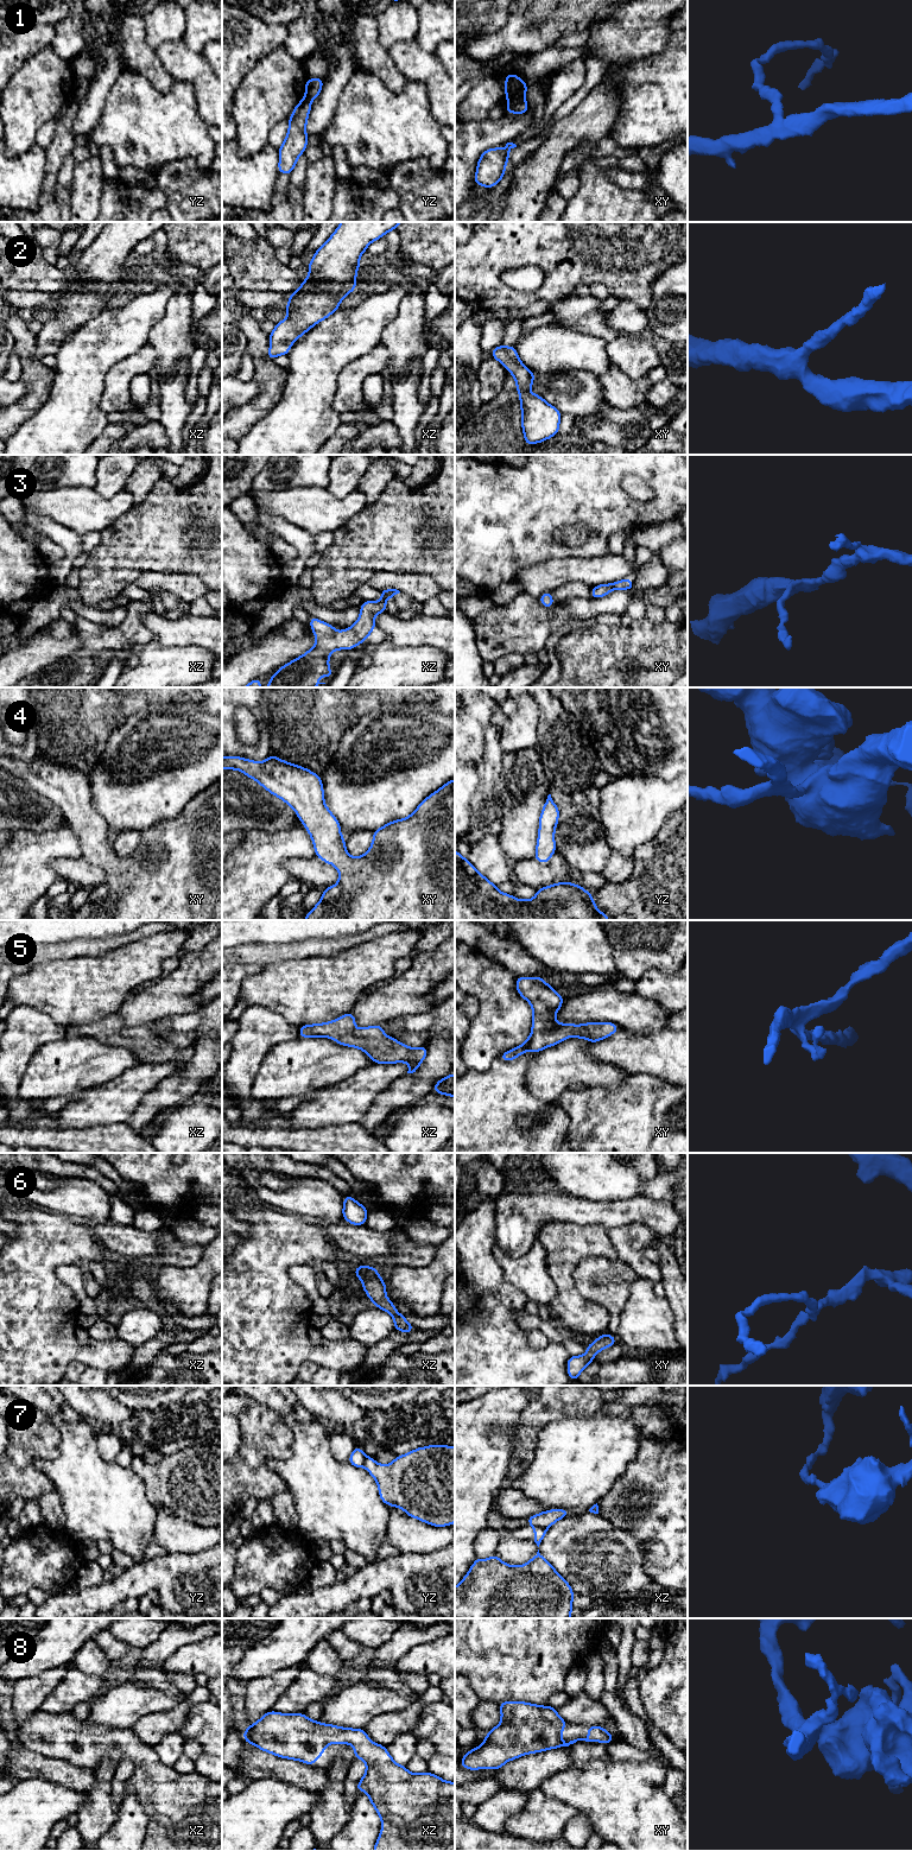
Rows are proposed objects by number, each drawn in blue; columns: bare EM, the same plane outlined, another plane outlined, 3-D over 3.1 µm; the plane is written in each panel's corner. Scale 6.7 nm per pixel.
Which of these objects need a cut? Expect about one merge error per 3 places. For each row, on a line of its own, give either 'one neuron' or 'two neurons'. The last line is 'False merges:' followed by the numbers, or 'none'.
1: two neurons
2: one neuron
3: one neuron
4: one neuron
5: one neuron
6: one neuron
7: two neurons
8: one neuron
False merges: 1, 7

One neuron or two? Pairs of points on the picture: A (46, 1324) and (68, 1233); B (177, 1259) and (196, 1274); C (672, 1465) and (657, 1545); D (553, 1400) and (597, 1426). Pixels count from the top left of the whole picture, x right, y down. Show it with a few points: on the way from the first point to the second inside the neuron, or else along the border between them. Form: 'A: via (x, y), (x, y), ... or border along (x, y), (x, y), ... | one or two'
A: via (46, 1301), (46, 1255) | one
B: border along (204, 1244), (201, 1257), (190, 1266), (163, 1265) | two
C: via (672, 1485), (672, 1525) | one
D: border along (593, 1415), (561, 1417), (555, 1420) | two

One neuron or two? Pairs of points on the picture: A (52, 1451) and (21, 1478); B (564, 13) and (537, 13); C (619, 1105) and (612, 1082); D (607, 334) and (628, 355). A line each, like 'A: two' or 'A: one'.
A: one
B: two
C: two
D: two

